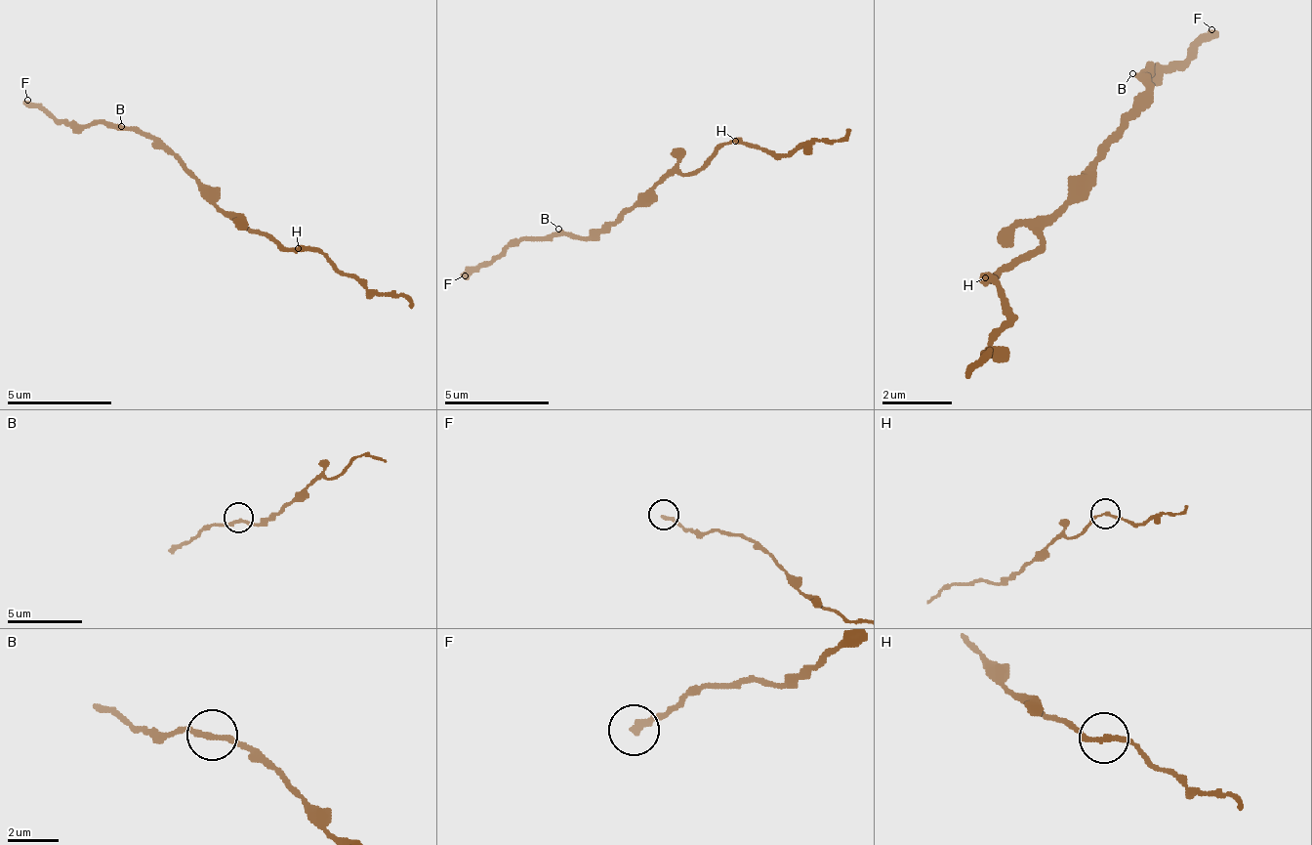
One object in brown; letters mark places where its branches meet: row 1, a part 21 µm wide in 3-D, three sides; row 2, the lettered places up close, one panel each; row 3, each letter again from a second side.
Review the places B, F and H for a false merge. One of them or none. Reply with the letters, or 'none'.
none

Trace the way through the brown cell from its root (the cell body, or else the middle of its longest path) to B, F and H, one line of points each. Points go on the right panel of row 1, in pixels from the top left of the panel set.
B: (1071, 196), (1071, 179), (1124, 126), (1124, 117), (1150, 91), (1132, 73)
F: (1071, 196), (1071, 179), (1150, 91), (1141, 82), (1150, 64), (1150, 73), (1168, 73), (1211, 29)
H: (1071, 196), (1071, 205), (1045, 232), (1045, 240), (1036, 249), (1027, 249), (1001, 275), (983, 275)

